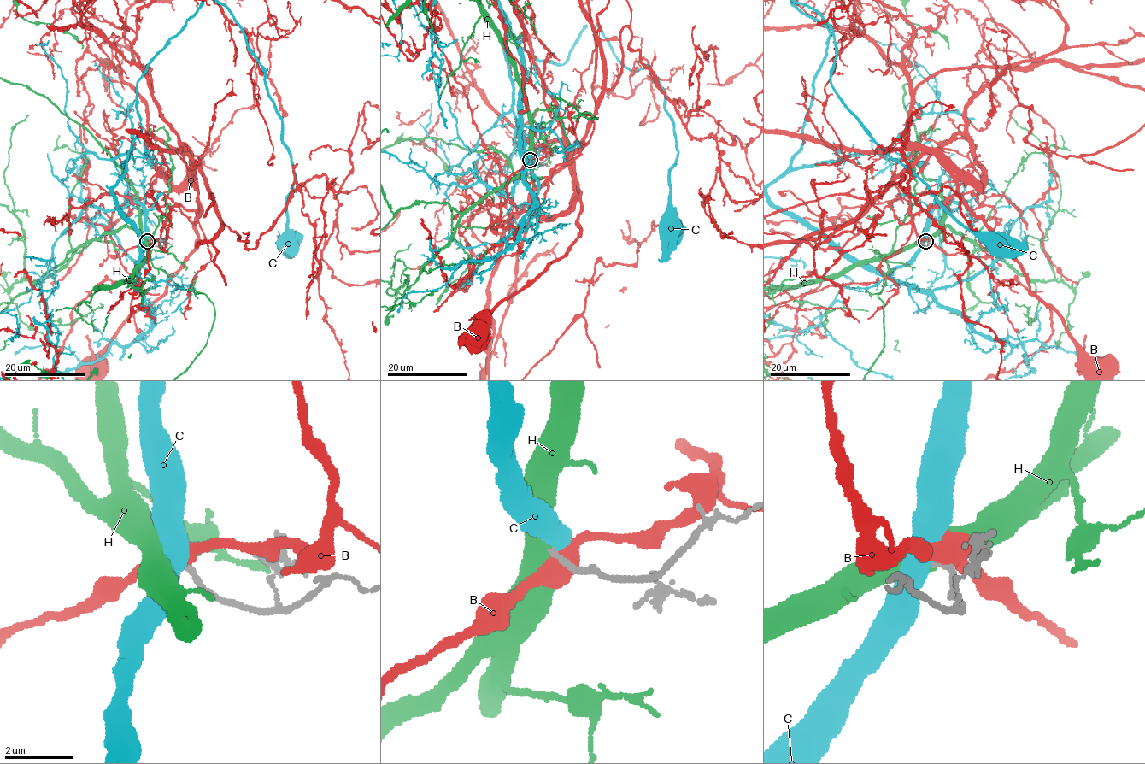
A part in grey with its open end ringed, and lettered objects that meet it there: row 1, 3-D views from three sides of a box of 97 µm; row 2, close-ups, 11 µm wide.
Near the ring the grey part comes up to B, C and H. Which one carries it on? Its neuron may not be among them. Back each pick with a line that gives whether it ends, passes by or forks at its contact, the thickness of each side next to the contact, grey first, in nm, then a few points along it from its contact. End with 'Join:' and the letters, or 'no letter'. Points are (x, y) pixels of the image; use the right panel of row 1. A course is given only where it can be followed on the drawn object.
H: it passes by | 160/550 nm
Join: H

